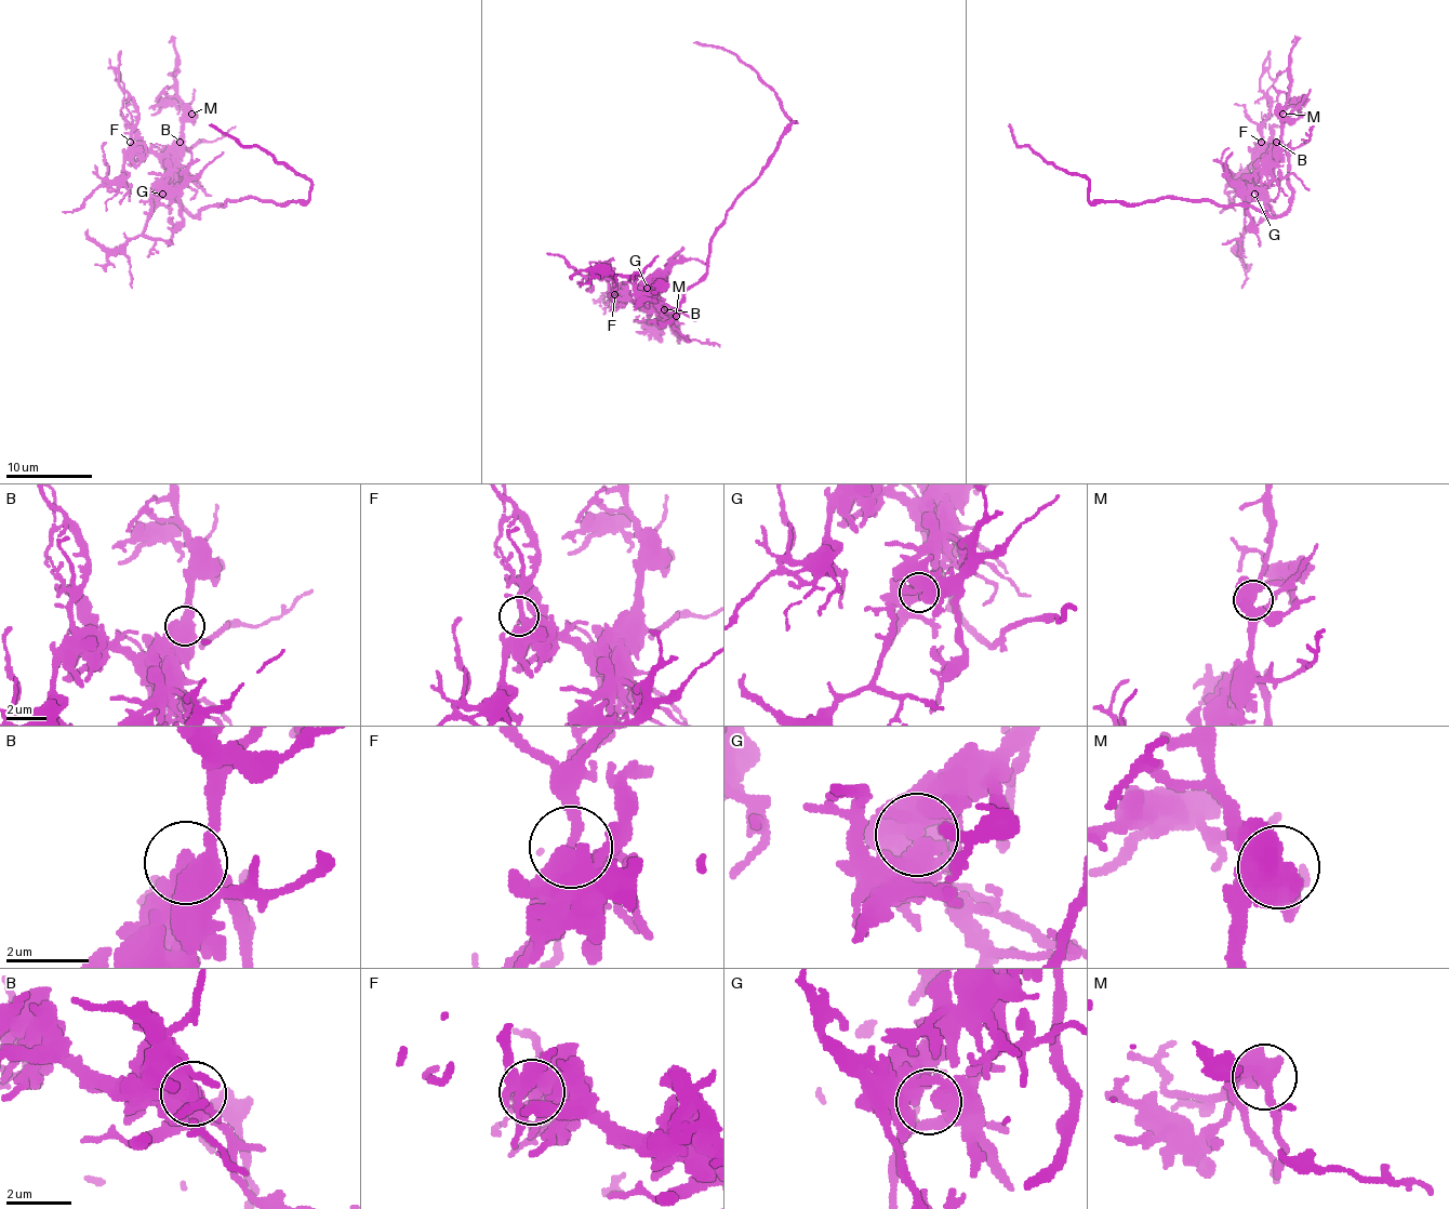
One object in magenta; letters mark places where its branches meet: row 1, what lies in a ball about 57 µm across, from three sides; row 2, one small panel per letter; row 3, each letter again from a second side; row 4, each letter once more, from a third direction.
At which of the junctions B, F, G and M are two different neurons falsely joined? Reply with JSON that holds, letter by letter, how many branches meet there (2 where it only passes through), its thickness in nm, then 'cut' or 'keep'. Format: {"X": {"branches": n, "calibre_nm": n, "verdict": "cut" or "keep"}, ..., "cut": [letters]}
{"B": {"branches": 4, "calibre_nm": 480, "verdict": "keep"}, "F": {"branches": 4, "calibre_nm": 320, "verdict": "keep"}, "G": {"branches": 2, "calibre_nm": 480, "verdict": "keep"}, "M": {"branches": 4, "calibre_nm": 600, "verdict": "keep"}, "cut": []}

